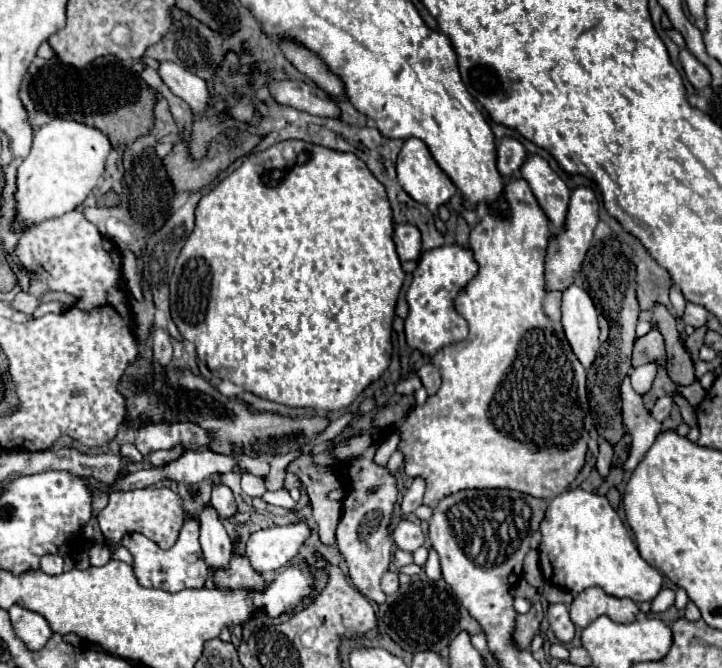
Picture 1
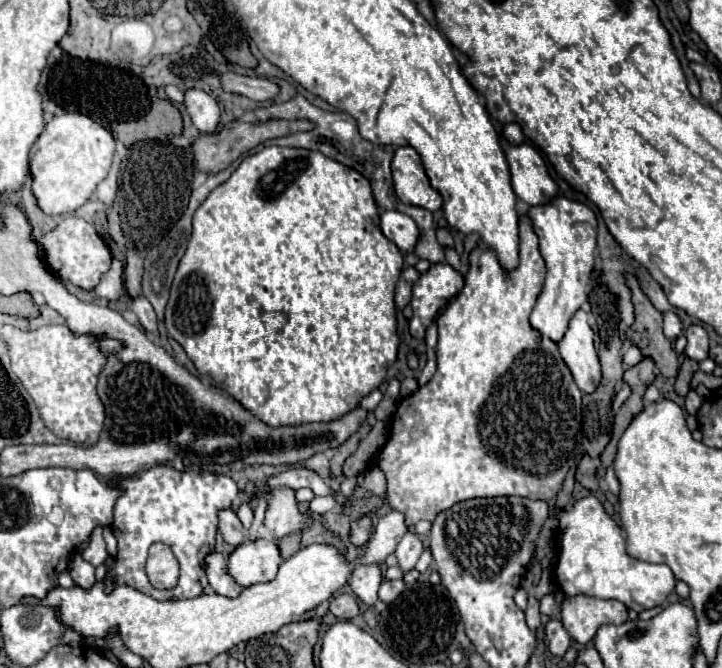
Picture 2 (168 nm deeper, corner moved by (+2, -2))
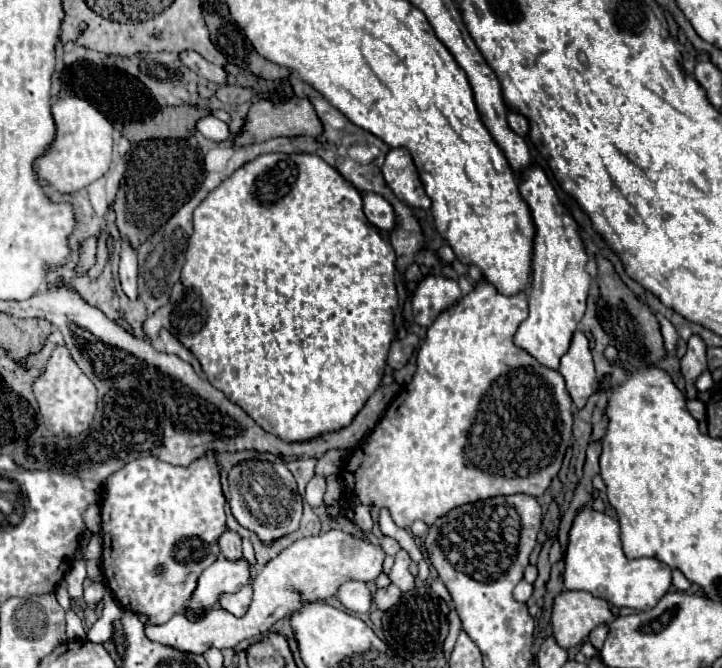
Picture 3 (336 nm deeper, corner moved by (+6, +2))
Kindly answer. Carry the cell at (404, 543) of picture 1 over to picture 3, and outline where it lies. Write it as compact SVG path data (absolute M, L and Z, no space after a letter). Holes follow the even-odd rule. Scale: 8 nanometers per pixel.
M400 550L396 554L396 562L388 574L388 578L392 580L392 584L396 584L402 592L410 592L414 588L414 576L408 572L410 566L410 556L406 554L406 550Z

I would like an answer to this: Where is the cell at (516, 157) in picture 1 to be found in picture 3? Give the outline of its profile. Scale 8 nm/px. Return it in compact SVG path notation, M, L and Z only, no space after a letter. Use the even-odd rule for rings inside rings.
M510 110L508 112L508 124L510 124L510 128L518 134L518 136L526 136L528 134L528 120L522 116L522 114L518 114L518 112L514 112L514 110Z

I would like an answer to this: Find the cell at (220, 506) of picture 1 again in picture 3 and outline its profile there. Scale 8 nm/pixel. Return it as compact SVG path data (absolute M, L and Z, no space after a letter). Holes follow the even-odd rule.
M226 530L220 536L220 542L218 544L220 544L220 552L222 552L222 556L226 560L232 560L232 562L242 560L242 540L240 540L240 536L236 532Z

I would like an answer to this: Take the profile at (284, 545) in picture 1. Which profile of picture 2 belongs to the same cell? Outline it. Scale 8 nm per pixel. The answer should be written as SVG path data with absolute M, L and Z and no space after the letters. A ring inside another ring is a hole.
M254 540L240 544L228 558L230 574L240 586L268 582L276 576L282 564L280 548L274 540Z

